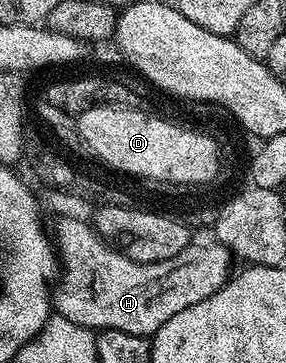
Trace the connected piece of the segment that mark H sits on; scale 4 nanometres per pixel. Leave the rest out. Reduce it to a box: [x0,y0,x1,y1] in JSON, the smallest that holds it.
[52,222,232,336]

